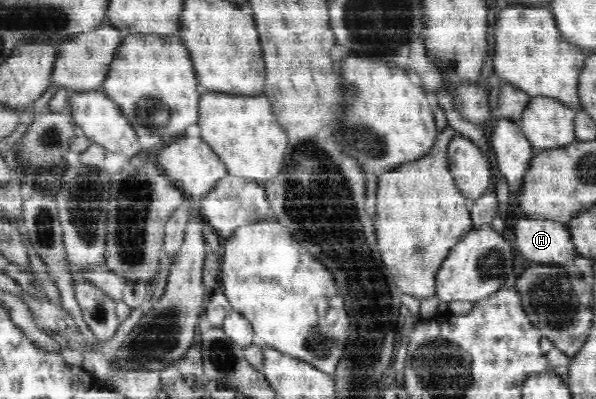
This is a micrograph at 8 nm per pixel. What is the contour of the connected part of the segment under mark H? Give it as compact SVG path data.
M523 218L515 222L515 247L528 261L567 266L578 256L569 227L543 218Z

